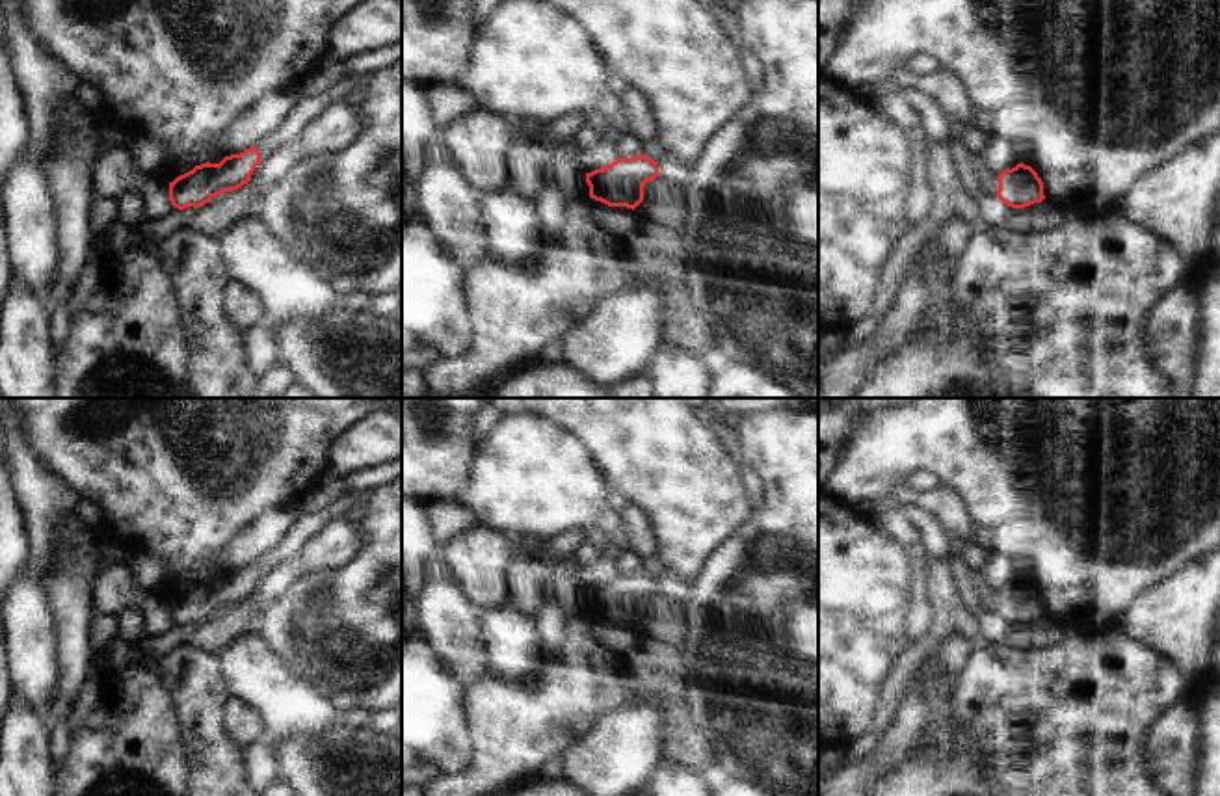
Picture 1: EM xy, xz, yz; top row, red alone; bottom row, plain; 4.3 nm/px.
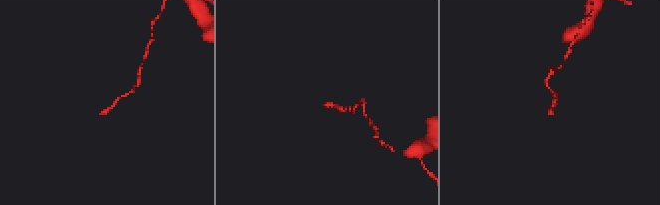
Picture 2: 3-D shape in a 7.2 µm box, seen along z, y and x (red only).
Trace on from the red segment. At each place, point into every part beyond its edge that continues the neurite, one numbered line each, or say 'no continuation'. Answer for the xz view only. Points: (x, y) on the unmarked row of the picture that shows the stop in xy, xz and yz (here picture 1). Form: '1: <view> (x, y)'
no continuation

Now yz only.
no continuation

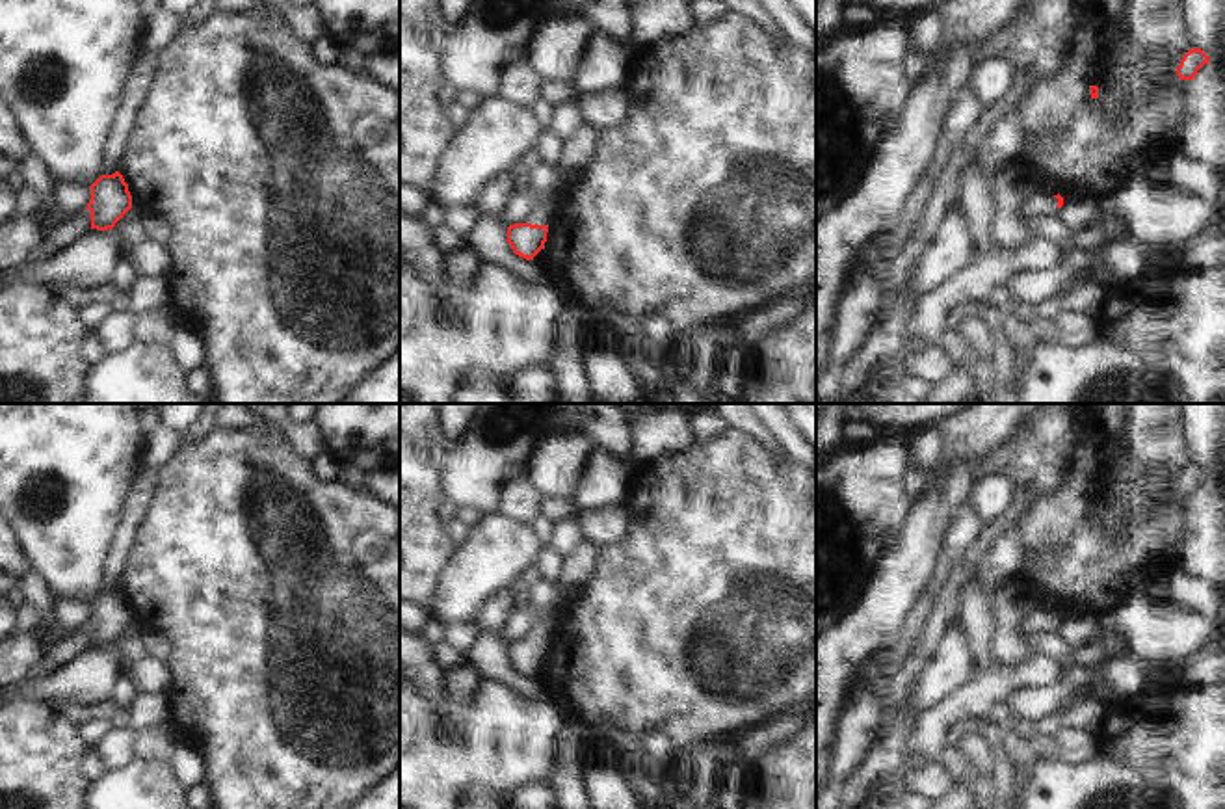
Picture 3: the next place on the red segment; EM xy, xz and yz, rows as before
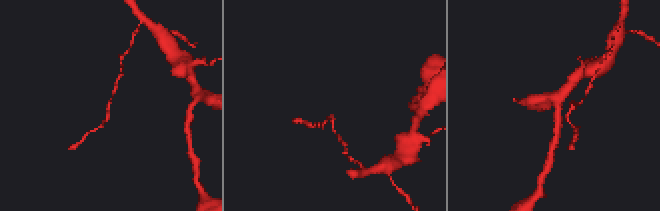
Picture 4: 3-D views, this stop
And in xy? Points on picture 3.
no continuation

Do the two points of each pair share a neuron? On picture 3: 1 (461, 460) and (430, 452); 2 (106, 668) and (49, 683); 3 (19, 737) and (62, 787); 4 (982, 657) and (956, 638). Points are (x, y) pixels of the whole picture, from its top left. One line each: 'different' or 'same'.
1: different
2: same
3: same
4: different

